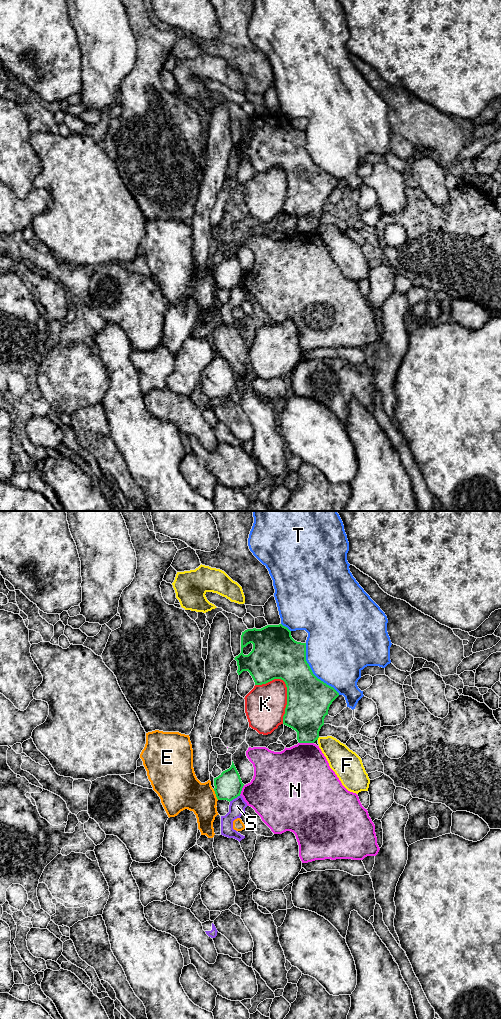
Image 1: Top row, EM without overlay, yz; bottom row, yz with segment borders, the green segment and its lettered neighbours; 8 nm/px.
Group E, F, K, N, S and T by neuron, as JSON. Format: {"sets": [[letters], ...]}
{"sets": [["E"], ["F"], ["K"], ["N"], ["S"], ["T"]]}

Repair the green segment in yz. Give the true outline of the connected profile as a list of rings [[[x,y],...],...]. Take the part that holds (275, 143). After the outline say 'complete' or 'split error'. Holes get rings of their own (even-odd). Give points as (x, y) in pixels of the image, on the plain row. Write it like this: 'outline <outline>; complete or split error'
outline [[[282,112],[247,117],[241,123],[241,141],[234,147],[237,149],[238,163],[248,159],[255,173],[266,172],[274,167],[283,168],[287,175],[283,212],[297,220],[299,231],[314,231],[318,228],[324,206],[339,181],[313,162],[306,149],[306,131],[295,129],[291,119]],[[250,131],[253,132],[253,137],[248,143],[244,143],[243,136]]]; complete

